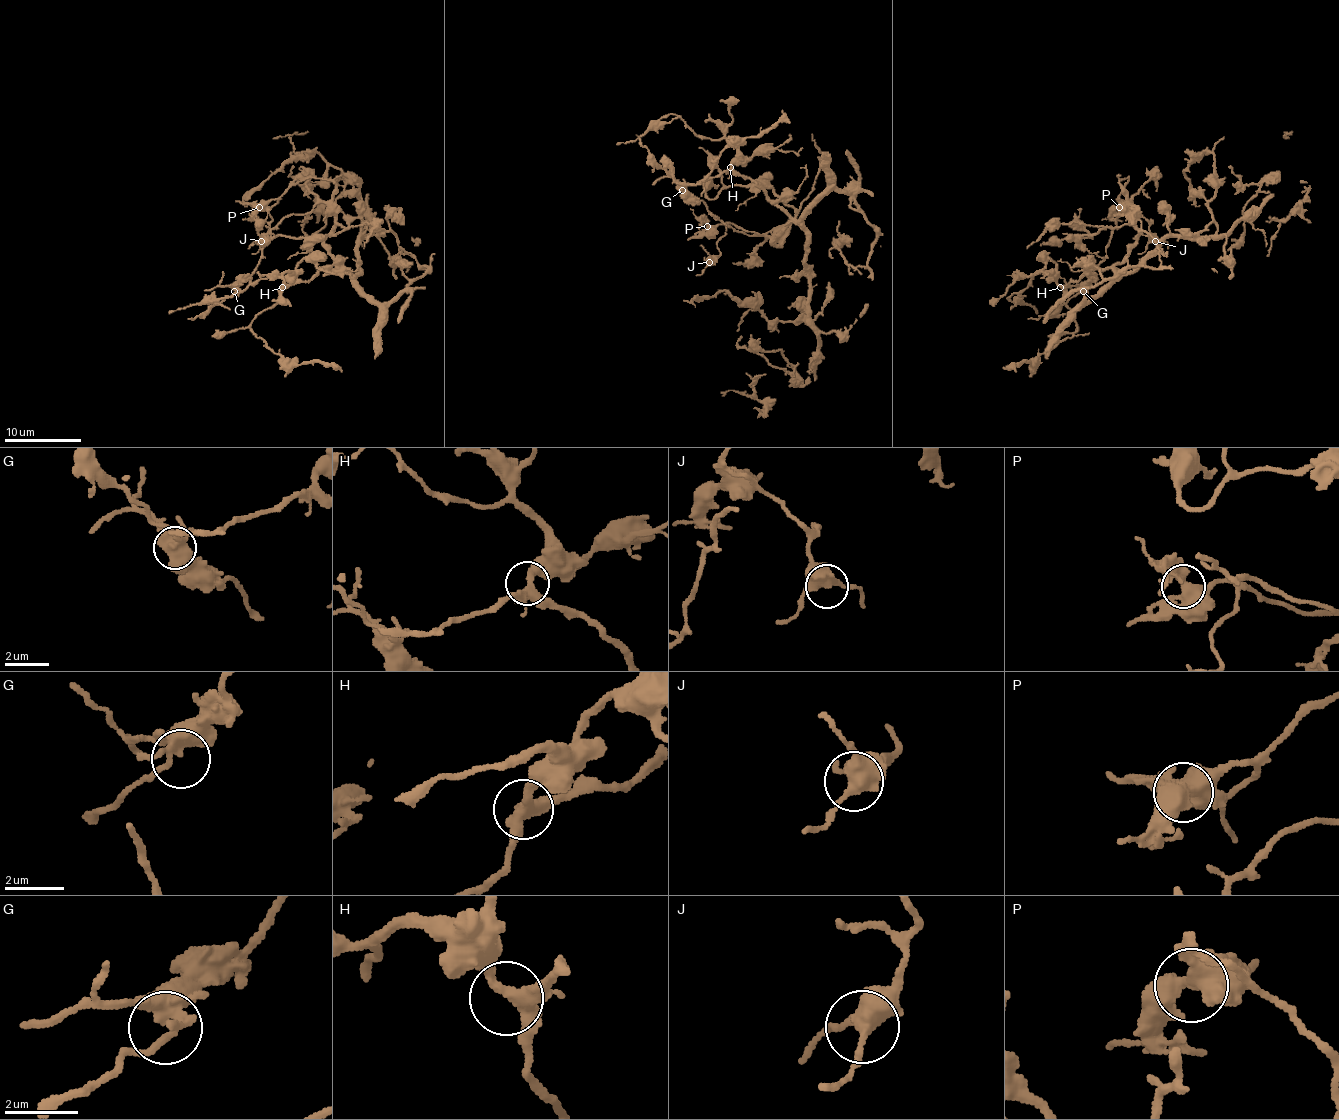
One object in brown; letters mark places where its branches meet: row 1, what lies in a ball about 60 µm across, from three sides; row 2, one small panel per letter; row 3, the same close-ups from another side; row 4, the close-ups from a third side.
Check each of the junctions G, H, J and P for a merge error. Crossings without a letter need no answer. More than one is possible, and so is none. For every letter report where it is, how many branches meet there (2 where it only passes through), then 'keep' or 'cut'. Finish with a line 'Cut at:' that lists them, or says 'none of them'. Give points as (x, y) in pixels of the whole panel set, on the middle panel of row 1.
G: at (682, 190); 5 branches meet; keep
H: at (730, 167); 4 branches meet; keep
J: at (709, 262); 3 branches meet; keep
P: at (707, 226); 2 branches meet; keep
Cut at: none of them

